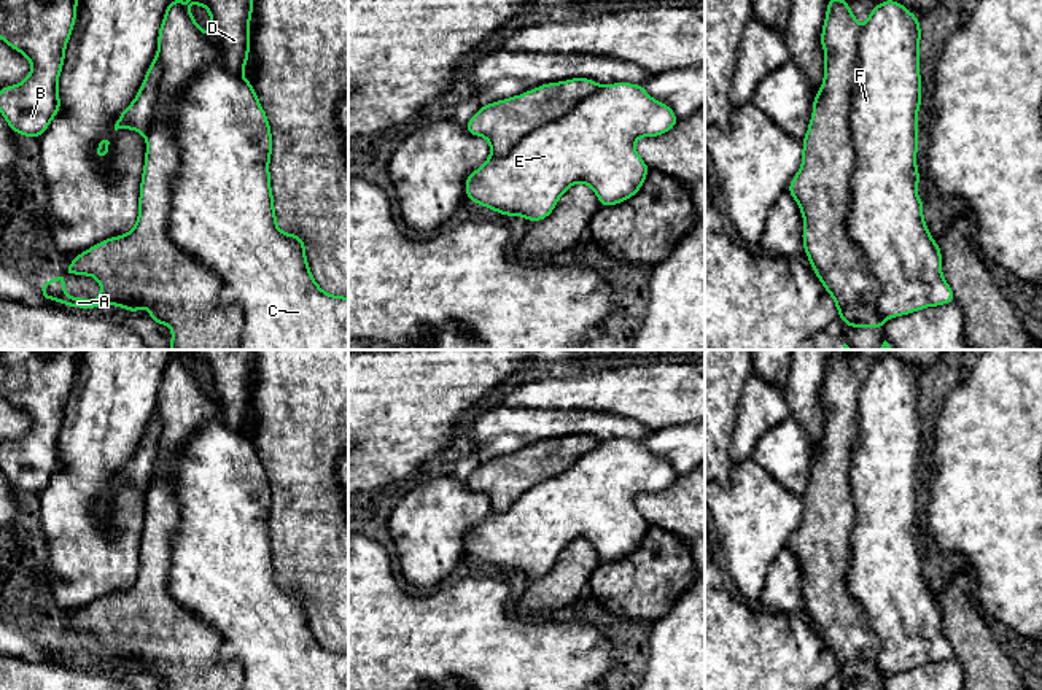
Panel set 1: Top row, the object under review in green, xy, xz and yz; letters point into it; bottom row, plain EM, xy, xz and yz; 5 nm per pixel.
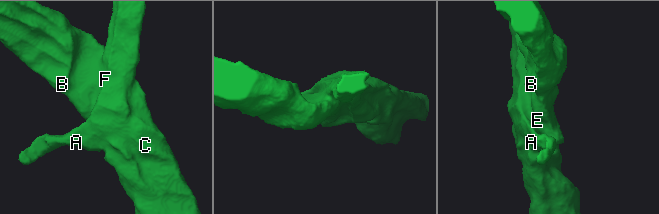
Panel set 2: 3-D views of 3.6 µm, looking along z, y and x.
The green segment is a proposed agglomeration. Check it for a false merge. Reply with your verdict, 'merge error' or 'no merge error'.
merge error

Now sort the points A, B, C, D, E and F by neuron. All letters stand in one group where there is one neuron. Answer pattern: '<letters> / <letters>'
A D / B C E F

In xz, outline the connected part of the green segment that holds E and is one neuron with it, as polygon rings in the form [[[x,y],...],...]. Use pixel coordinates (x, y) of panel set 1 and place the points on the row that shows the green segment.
[[[643,84],[600,86],[565,116],[531,130],[509,154],[490,156],[468,175],[466,197],[501,216],[523,216],[531,223],[547,218],[560,196],[579,181],[593,189],[601,207],[617,205],[641,189],[651,170],[636,153],[635,140],[663,135],[678,121],[675,111],[652,99]]]

